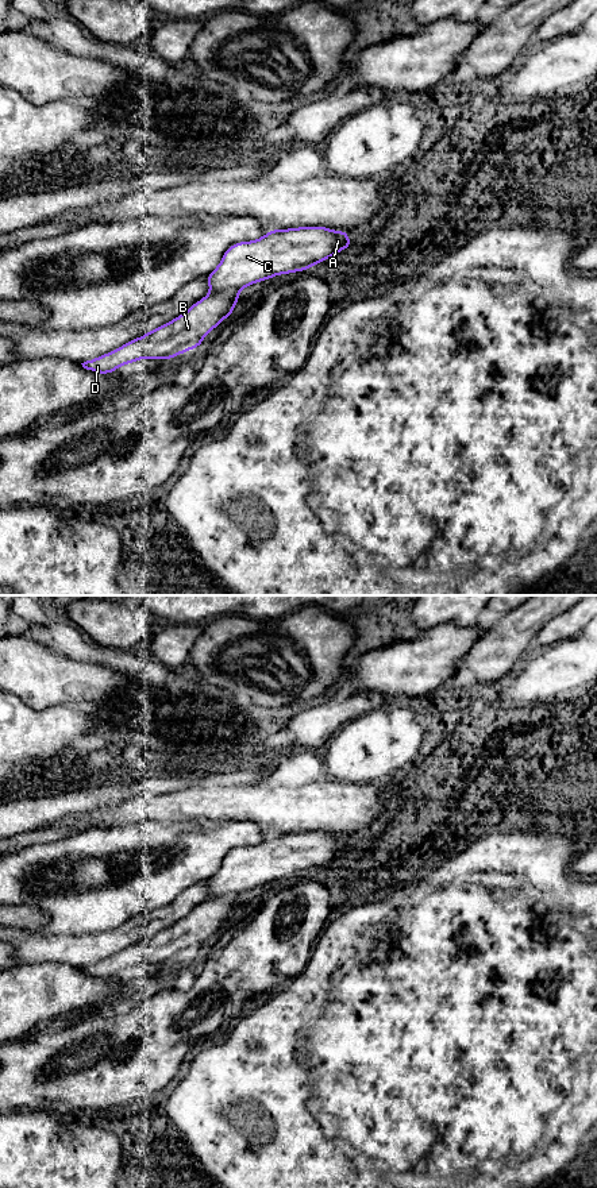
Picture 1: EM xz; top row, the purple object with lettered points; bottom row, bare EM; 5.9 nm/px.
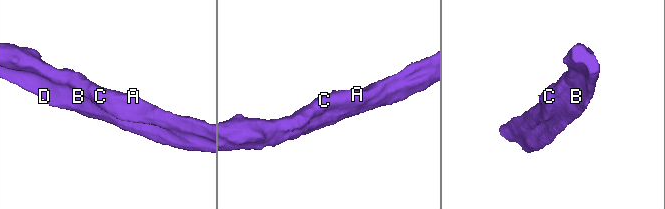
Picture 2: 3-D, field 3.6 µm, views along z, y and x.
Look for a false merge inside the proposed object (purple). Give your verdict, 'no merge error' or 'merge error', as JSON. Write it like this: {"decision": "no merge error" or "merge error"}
{"decision": "no merge error"}

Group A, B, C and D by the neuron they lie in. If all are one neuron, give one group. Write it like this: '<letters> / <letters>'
A B C D

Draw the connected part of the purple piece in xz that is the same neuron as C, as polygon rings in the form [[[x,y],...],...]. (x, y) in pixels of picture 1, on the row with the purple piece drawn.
[[[327,227],[277,228],[254,242],[232,244],[223,254],[220,265],[205,275],[208,296],[167,324],[81,364],[89,371],[109,374],[142,358],[165,360],[199,348],[209,331],[234,315],[240,289],[274,275],[307,271],[353,247],[348,235]]]

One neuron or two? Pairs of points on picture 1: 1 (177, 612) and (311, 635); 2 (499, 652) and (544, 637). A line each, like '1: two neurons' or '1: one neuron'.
1: two neurons
2: two neurons

